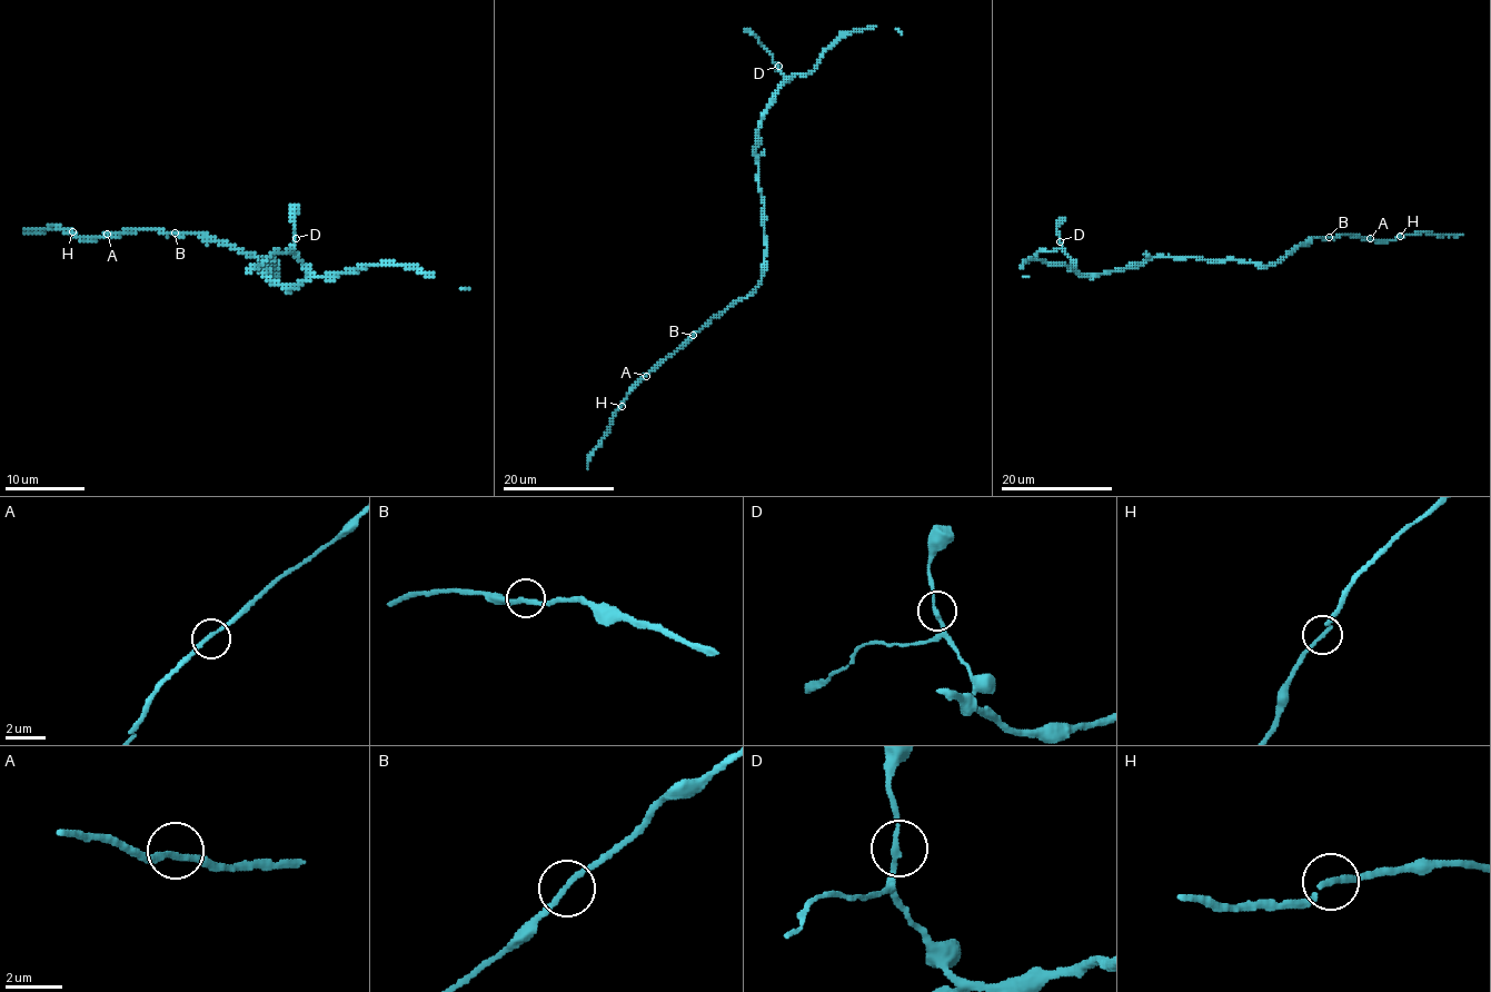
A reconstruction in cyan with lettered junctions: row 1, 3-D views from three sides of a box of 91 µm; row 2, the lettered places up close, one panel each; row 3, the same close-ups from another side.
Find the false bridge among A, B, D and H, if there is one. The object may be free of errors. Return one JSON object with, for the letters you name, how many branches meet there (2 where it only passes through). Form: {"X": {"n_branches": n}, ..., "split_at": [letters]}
{"split_at": []}

